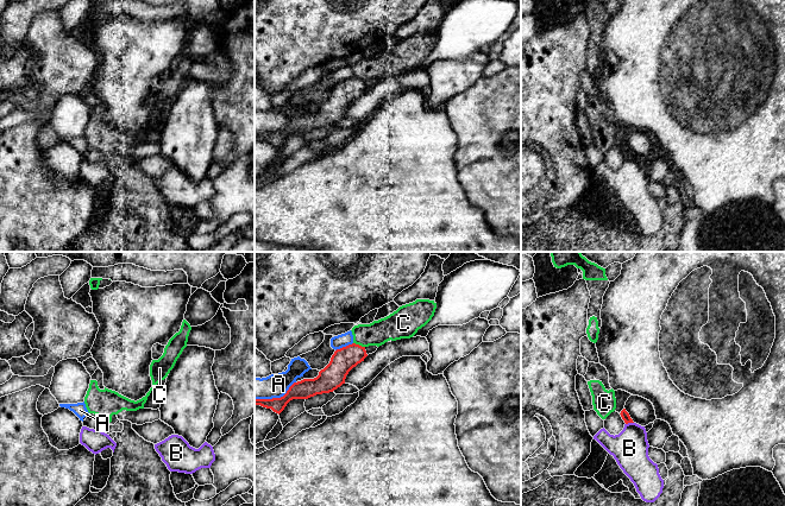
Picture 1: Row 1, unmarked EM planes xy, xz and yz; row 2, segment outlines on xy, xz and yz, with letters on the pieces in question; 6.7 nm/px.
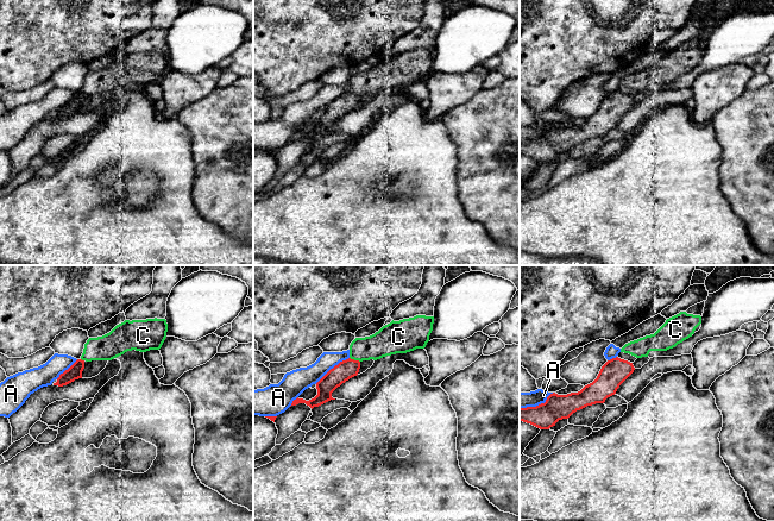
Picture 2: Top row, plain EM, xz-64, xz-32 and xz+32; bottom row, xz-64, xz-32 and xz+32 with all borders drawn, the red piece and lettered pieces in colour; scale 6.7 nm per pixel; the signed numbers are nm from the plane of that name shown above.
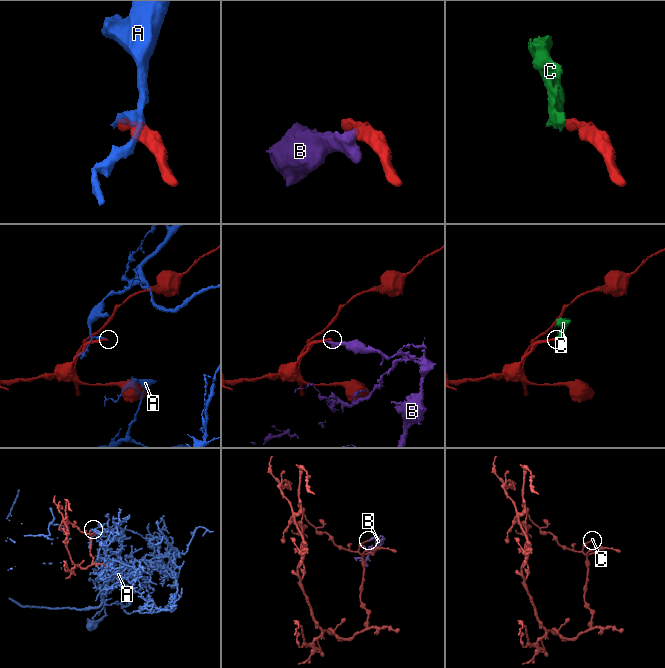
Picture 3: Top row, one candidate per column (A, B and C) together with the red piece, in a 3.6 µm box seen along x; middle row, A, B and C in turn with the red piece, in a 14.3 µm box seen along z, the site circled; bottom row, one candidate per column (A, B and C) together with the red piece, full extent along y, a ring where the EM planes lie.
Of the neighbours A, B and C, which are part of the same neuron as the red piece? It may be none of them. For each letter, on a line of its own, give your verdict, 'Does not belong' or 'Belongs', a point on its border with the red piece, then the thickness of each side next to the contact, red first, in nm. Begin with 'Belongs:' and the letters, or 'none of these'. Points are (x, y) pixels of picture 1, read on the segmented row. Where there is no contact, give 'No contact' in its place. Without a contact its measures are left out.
Belongs: none of these
A: Does not belong. Touches red at xz (275, 398). Thickness 130 nm (red) against 160 nm
B: Does not belong. Touches red at yz (629, 422). Thickness 60 nm (red) against 240 nm
C: Does not belong. Touches red at xz (358, 345). Thickness 160 nm (red) against 160 nm

